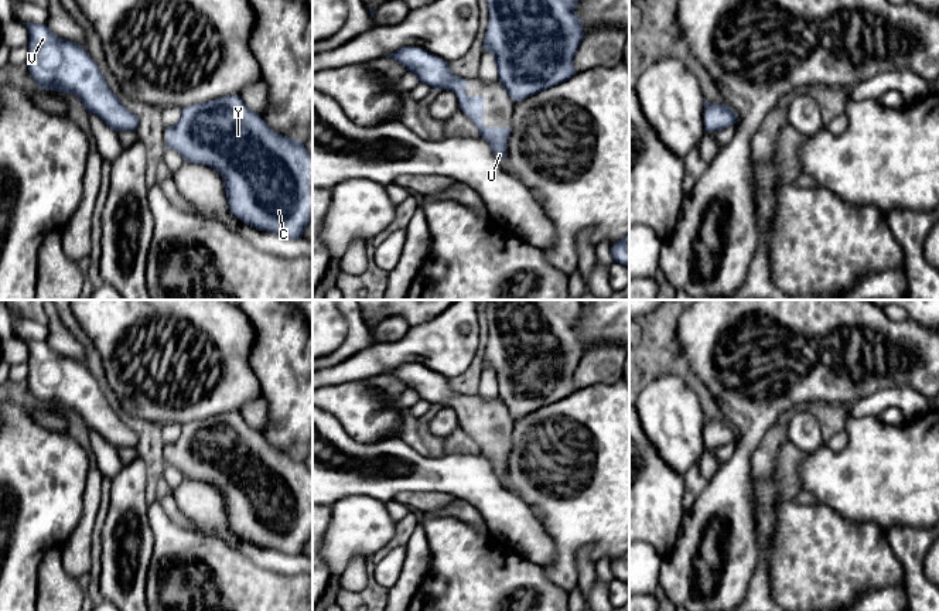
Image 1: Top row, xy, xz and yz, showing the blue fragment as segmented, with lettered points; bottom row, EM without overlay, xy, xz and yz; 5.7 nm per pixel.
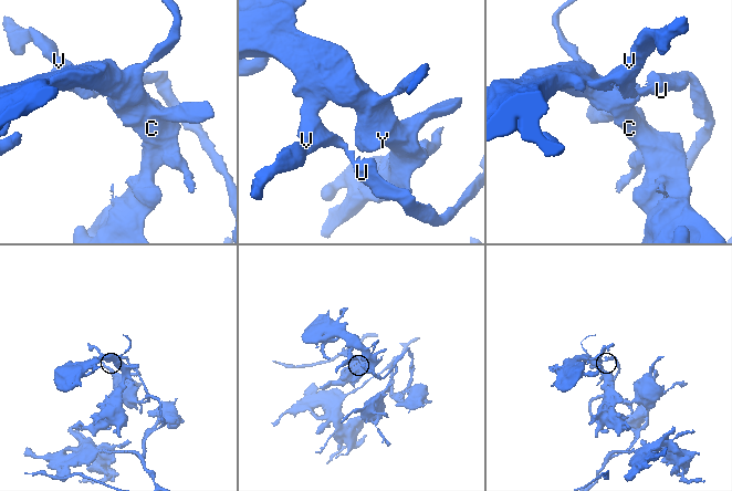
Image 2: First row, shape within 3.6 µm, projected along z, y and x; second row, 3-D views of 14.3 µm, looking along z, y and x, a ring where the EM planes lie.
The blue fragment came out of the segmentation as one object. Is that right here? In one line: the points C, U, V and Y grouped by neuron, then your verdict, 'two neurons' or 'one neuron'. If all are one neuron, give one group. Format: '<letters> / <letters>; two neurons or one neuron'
C U V Y; one neuron

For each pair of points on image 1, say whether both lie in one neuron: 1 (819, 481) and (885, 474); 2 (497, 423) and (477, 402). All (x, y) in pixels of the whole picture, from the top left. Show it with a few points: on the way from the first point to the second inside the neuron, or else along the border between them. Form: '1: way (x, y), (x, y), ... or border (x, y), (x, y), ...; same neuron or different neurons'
1: way (836, 481), (868, 481); same neuron
2: way (491, 417), (481, 408); same neuron

